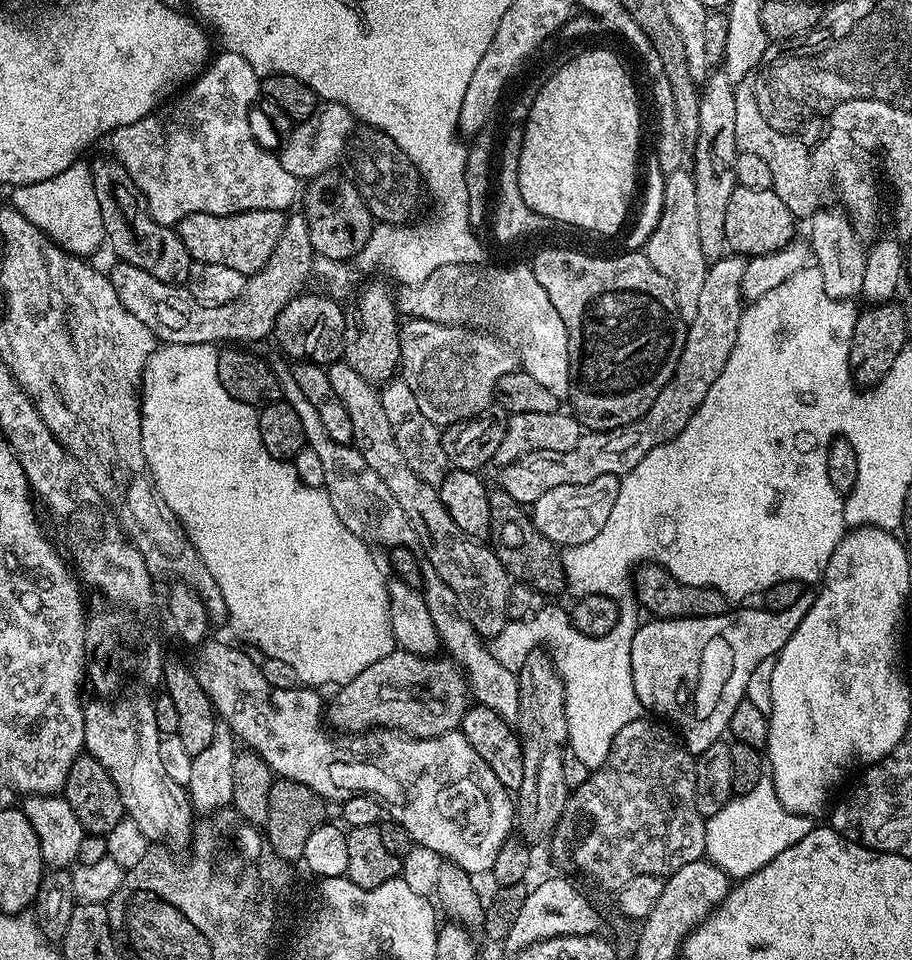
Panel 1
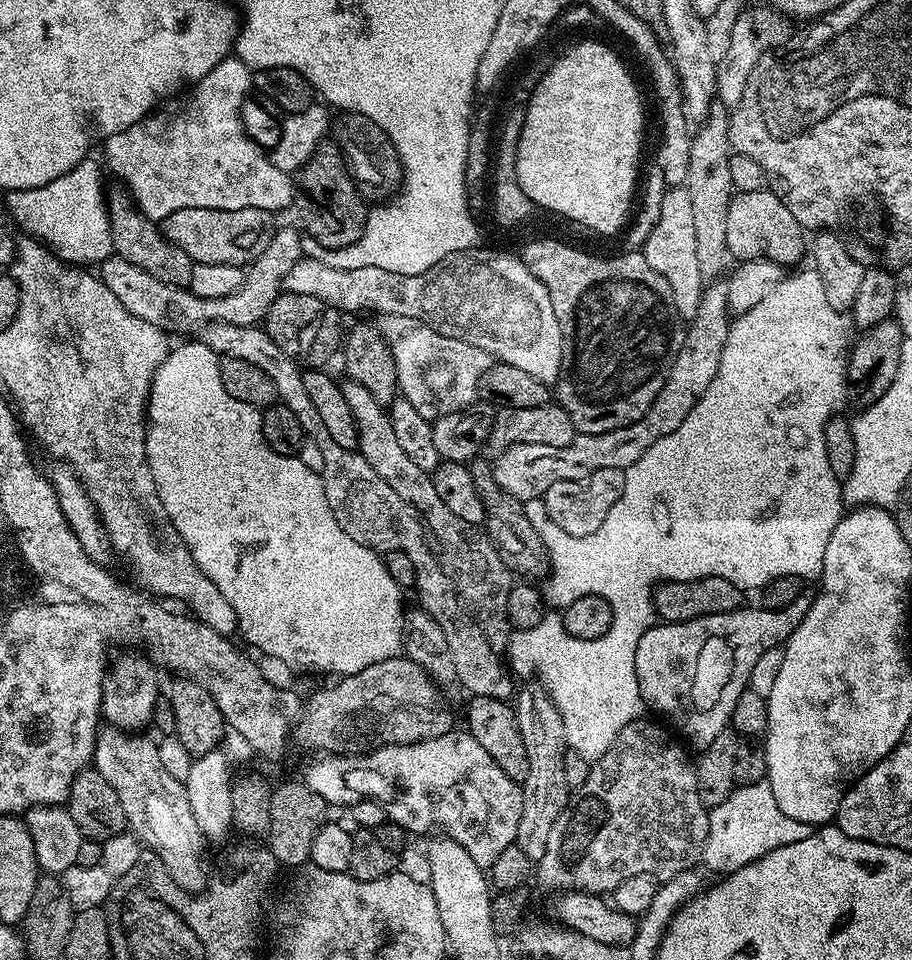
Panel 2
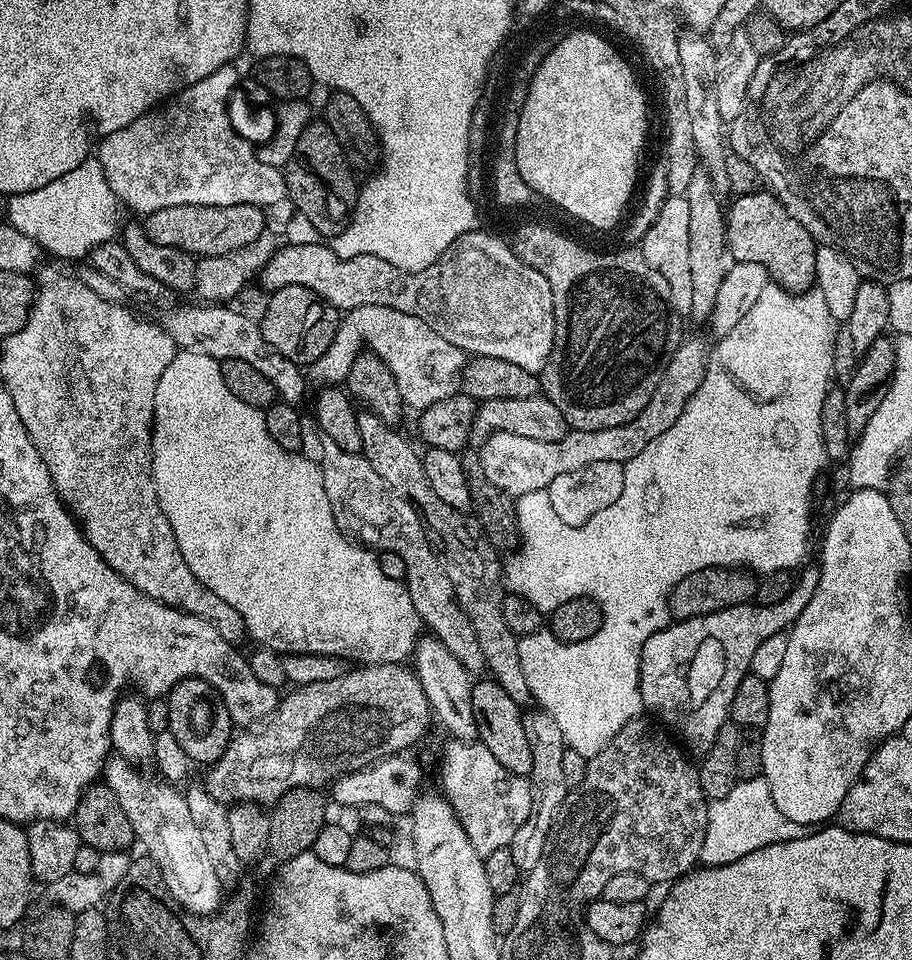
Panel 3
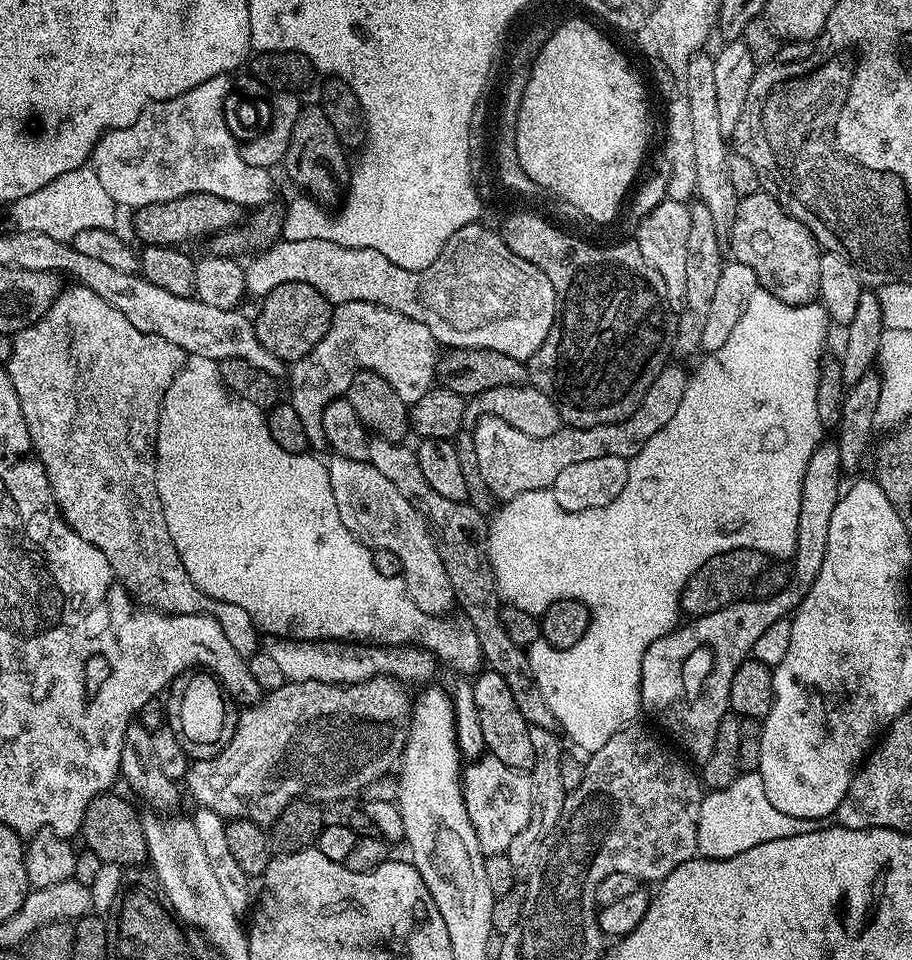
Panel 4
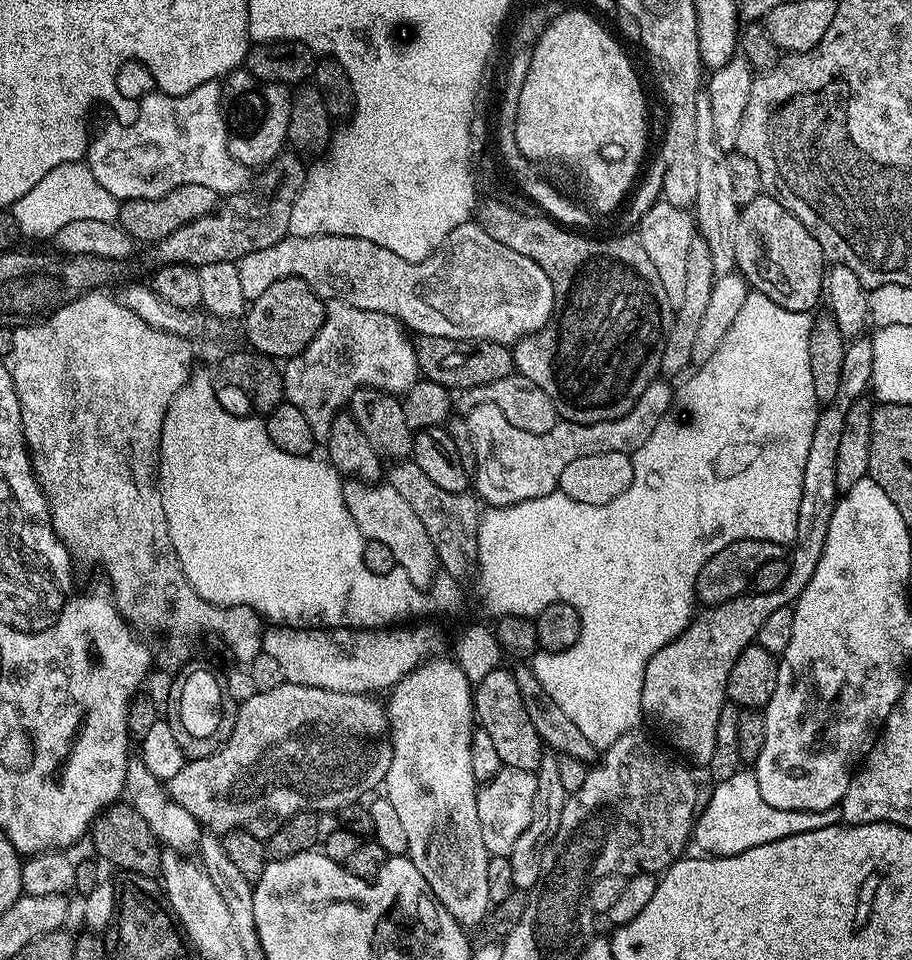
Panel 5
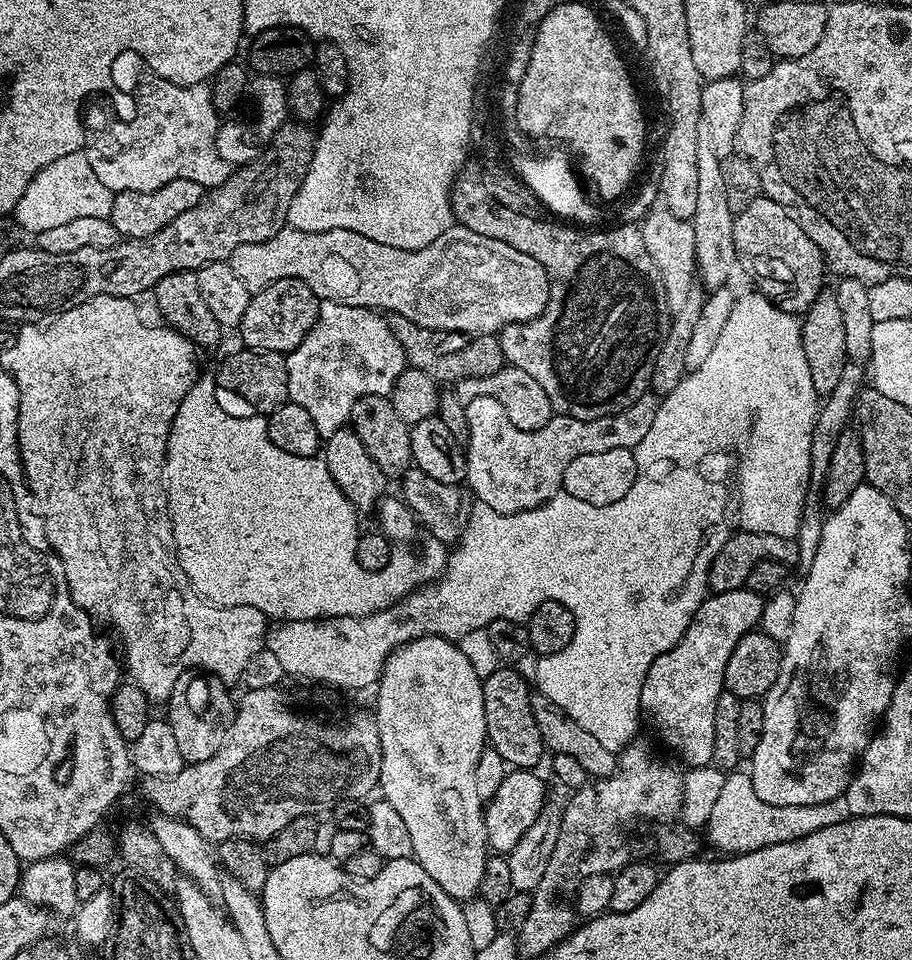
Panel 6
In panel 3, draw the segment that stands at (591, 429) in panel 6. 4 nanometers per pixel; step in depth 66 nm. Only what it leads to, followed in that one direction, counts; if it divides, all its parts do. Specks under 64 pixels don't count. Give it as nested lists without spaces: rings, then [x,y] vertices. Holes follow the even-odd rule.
[[[700,336],[685,339],[674,350],[666,370],[662,374],[662,382],[650,394],[650,402],[630,422],[622,426],[614,426],[606,430],[570,430],[558,442],[534,442],[534,438],[518,438],[518,434],[493,432],[483,441],[484,446],[479,449],[482,467],[486,470],[486,477],[506,491],[513,498],[531,492],[543,492],[548,489],[550,482],[558,478],[558,474],[577,472],[579,468],[590,466],[594,462],[618,462],[624,465],[630,458],[642,454],[642,450],[658,434],[666,434],[674,422],[686,410],[686,402],[694,398],[702,378],[706,374],[710,344]]]

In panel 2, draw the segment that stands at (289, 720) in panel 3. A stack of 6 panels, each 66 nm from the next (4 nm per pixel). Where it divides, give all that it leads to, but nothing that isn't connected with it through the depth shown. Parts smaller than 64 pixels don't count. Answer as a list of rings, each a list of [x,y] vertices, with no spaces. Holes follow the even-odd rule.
[[[401,654],[386,658],[386,662],[374,662],[358,674],[341,676],[333,688],[320,688],[303,705],[300,719],[296,721],[290,736],[300,748],[309,748],[312,754],[360,754],[381,744],[417,744],[423,740],[436,740],[442,734],[453,731],[452,712],[444,705],[441,689],[413,660]]]

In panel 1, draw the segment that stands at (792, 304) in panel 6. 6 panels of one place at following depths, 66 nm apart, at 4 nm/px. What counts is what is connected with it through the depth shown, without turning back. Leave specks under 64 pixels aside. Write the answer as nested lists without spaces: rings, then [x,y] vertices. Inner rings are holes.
[[[736,187],[734,194],[730,194],[730,202],[726,205],[726,242],[733,253],[745,258],[761,256],[782,250],[797,239],[797,217],[778,198],[778,194],[771,188],[766,190],[750,190]]]

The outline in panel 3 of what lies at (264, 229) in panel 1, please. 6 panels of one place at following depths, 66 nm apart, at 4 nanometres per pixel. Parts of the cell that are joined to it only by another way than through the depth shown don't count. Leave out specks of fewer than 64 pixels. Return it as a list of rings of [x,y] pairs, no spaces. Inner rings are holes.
[[[253,204],[238,206],[166,206],[166,210],[154,210],[143,217],[142,223],[150,242],[158,242],[158,246],[174,246],[178,250],[188,252],[192,257],[202,256],[232,256],[240,254],[243,248],[248,248],[264,232],[265,209]]]

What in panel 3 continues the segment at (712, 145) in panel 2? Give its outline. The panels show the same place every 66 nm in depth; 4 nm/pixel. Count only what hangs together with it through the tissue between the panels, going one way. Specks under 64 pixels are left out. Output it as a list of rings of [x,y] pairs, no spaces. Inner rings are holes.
[[[698,170],[690,178],[690,186],[684,191],[686,202],[690,202],[690,279],[692,303],[688,316],[696,324],[707,325],[712,318],[714,302],[718,299],[718,290],[722,287],[722,278],[730,274],[737,264],[734,254],[730,254],[728,235],[726,234],[726,208],[720,200],[721,193],[716,191],[707,171]]]

